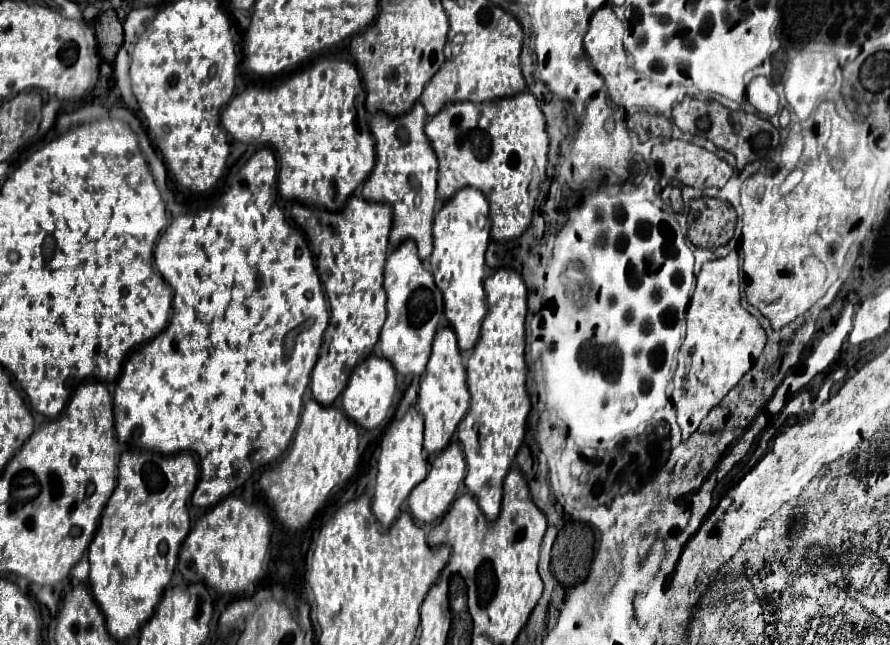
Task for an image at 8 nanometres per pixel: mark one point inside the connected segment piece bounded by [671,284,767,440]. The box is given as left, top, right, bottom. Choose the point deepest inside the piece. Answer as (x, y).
(723, 340)

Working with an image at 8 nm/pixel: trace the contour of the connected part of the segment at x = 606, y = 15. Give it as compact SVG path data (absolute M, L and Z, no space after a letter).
M605 4L605 8L599 8L593 14L583 44L585 44L585 54L589 56L593 68L605 80L611 102L623 108L627 116L633 116L635 112L641 110L647 114L665 114L673 108L673 104L677 104L683 98L683 92L679 88L663 88L659 84L649 84L649 80L641 80L641 76L629 68L627 54L623 50L623 22L615 16L609 4Z

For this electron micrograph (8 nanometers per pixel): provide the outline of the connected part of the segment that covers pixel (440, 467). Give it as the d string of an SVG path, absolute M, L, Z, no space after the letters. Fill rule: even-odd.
M451 442L445 448L445 452L437 454L433 458L429 476L421 484L417 484L417 488L409 494L407 504L409 504L411 516L421 524L437 524L447 514L449 506L453 504L453 500L457 496L457 490L459 490L459 486L461 486L461 482L465 478L465 468L467 468L467 464L465 464L465 456L463 456L459 444Z

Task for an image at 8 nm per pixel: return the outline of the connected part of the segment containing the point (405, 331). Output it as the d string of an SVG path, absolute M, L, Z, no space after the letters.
M413 240L397 246L387 256L383 288L387 292L387 320L383 324L379 344L375 345L375 353L389 360L403 376L423 376L431 356L433 338L443 316L443 296L435 286L431 272L419 260Z

